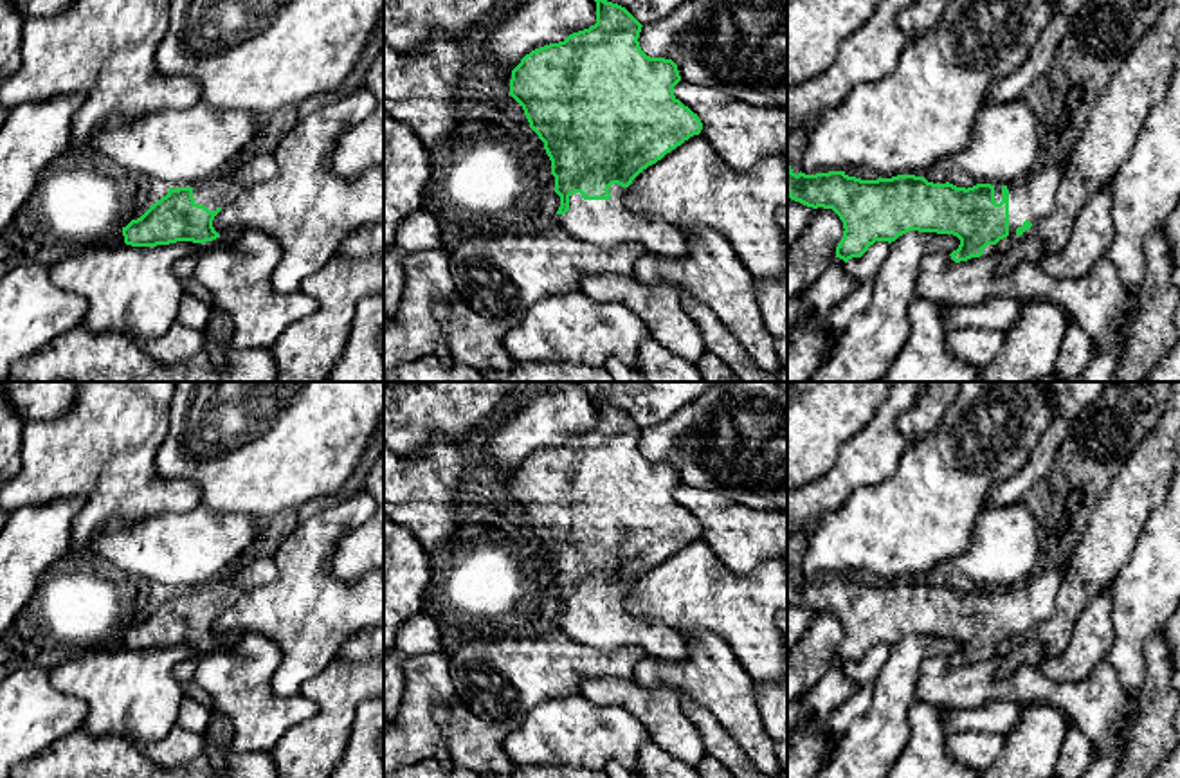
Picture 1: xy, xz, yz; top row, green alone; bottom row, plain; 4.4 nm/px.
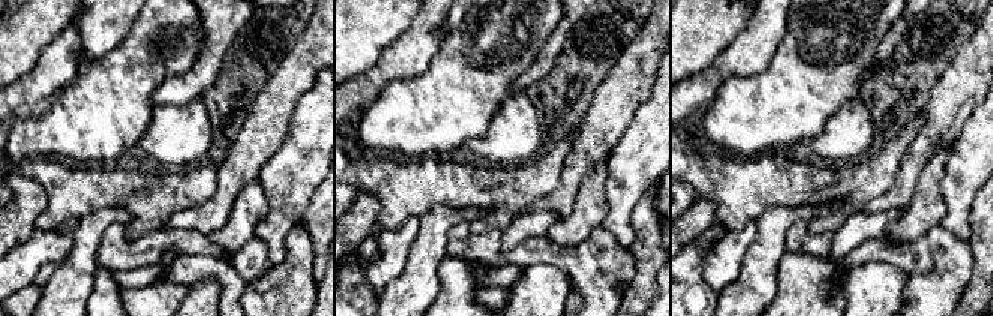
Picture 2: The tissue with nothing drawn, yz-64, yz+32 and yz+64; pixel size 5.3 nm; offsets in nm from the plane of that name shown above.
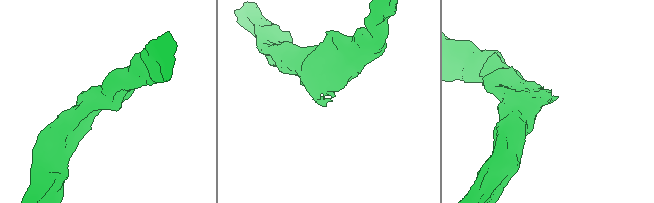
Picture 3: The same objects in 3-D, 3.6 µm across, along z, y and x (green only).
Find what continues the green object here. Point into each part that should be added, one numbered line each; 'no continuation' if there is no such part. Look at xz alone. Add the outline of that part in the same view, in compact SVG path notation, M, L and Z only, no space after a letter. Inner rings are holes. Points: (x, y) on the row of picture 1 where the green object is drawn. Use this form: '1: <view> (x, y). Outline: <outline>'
1: xz (609, 222). Outline: M613 184L609 193L609 200L584 200L580 193L571 194L569 211L557 214L558 227L598 247L641 243L649 252L663 258L686 256L688 243L681 231L629 209L627 187Z

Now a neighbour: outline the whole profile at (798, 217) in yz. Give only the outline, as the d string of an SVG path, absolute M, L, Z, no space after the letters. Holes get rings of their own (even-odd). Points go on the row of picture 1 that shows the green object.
M787 194L787 249L812 223L814 209L794 202Z

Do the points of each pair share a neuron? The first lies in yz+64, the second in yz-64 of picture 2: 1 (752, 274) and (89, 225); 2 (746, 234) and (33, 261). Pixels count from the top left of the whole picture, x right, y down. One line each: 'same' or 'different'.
1: same
2: different

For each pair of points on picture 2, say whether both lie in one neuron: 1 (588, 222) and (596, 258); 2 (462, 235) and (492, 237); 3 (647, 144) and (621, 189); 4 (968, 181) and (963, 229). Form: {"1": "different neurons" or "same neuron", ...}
{"1": "different neurons", "2": "same neuron", "3": "same neuron", "4": "same neuron"}

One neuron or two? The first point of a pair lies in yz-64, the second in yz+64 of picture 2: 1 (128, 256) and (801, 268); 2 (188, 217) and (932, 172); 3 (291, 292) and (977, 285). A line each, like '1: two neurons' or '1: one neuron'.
1: two neurons
2: two neurons
3: one neuron

